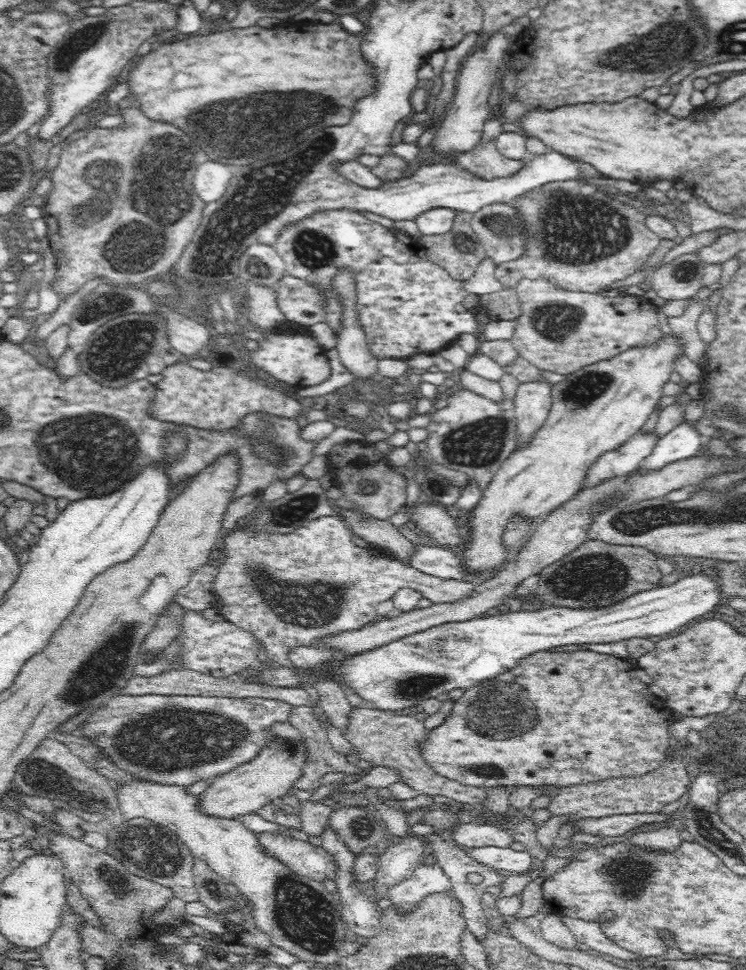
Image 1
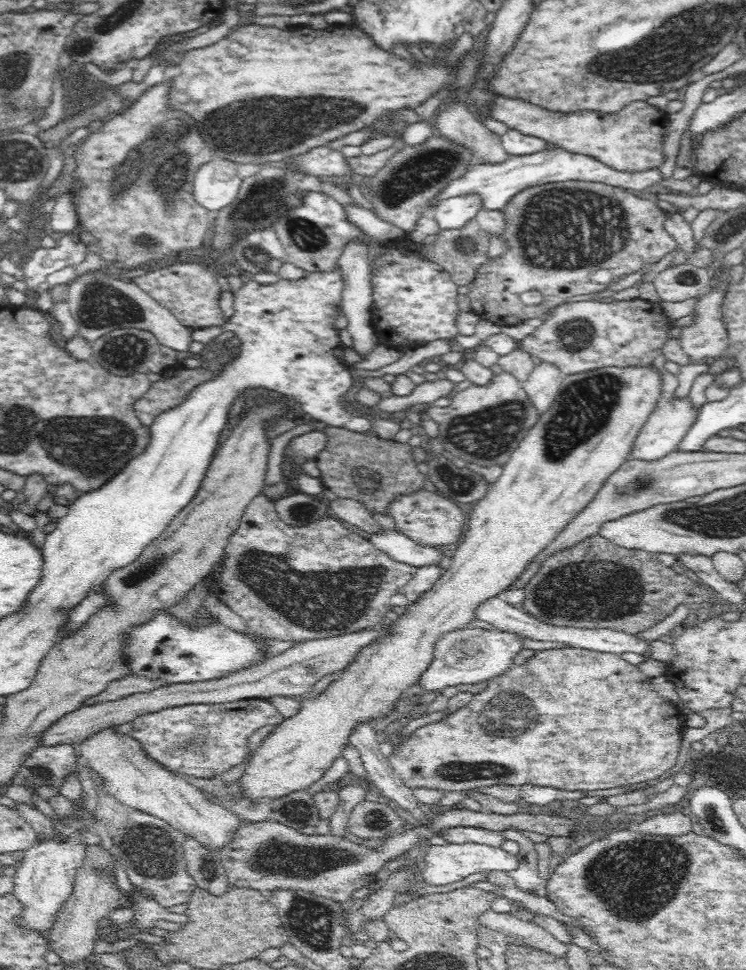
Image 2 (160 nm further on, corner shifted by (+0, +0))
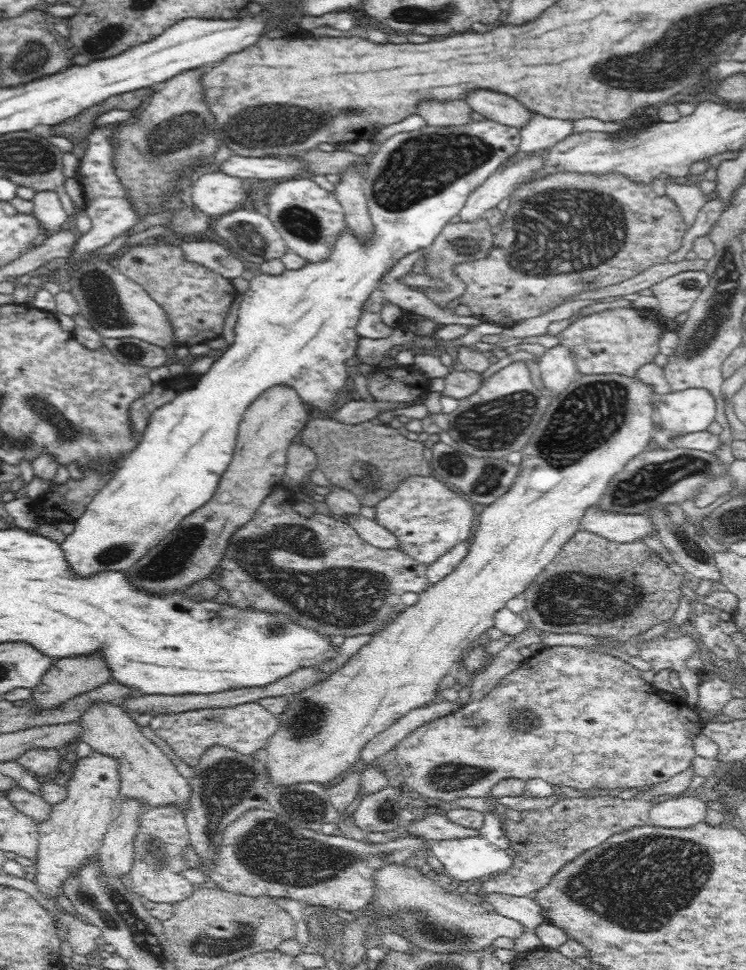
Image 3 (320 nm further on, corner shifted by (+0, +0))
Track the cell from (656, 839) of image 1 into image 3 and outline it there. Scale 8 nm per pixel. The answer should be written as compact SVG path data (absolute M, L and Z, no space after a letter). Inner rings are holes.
M674 796L649 810L649 824L666 828L690 827L706 818L710 804L698 796Z

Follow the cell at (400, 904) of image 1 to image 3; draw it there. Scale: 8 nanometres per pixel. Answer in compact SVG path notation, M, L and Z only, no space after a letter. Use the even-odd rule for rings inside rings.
M480 834L468 838L452 838L452 840L426 840L426 847L430 849L430 856L434 856L444 864L441 877L462 881L483 880L505 871L512 866L513 858L504 849L498 848Z

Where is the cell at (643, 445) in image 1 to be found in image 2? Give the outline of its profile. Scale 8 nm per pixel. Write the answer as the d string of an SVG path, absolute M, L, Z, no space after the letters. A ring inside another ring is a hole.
M663 395L654 412L650 414L638 431L634 444L632 444L632 452L628 455L628 461L649 462L674 452L676 446L678 446L678 441L684 436L684 433L695 419L696 413L697 410L693 410L691 404L687 402L687 397L678 399L670 395Z

